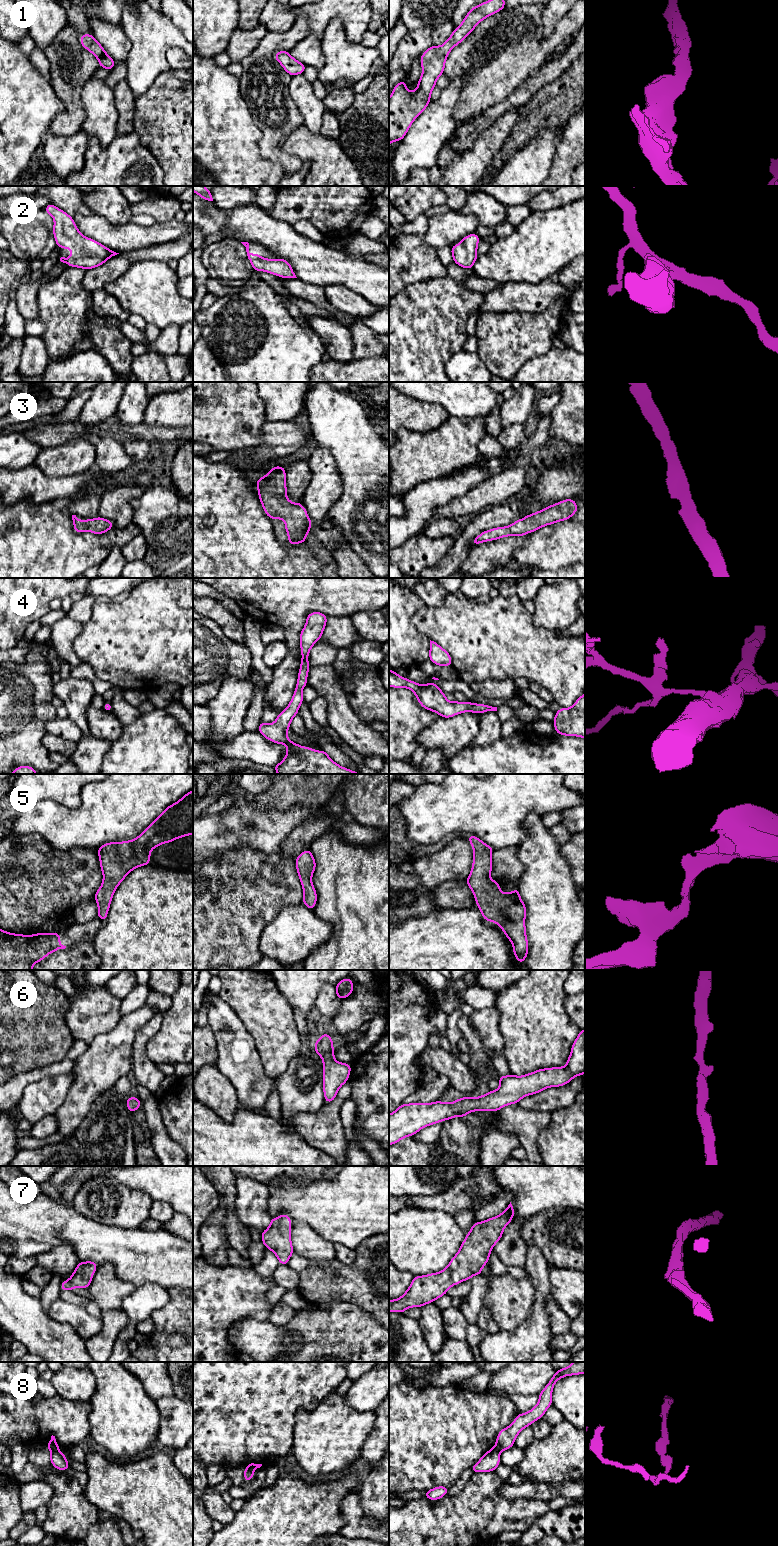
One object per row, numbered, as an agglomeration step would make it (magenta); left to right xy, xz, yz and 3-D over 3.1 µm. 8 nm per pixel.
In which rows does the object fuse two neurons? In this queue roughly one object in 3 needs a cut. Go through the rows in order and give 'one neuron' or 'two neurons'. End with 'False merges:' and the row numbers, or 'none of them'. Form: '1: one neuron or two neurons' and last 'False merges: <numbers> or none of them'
1: one neuron
2: one neuron
3: one neuron
4: one neuron
5: one neuron
6: one neuron
7: one neuron
8: two neurons
False merges: 8

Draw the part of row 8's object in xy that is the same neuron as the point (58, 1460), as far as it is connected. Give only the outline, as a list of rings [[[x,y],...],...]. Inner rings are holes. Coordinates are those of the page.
[[[59,1449],[51,1451],[50,1454],[50,1461],[51,1464],[58,1470],[64,1471],[68,1468],[71,1468],[69,1463],[66,1460],[65,1454],[62,1454]]]

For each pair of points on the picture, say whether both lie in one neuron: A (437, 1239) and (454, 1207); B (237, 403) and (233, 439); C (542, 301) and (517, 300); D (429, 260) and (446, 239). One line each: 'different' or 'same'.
A: different
B: same
C: same
D: different

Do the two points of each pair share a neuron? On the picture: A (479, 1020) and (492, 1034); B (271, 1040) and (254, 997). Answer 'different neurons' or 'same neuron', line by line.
A: same neuron
B: same neuron

